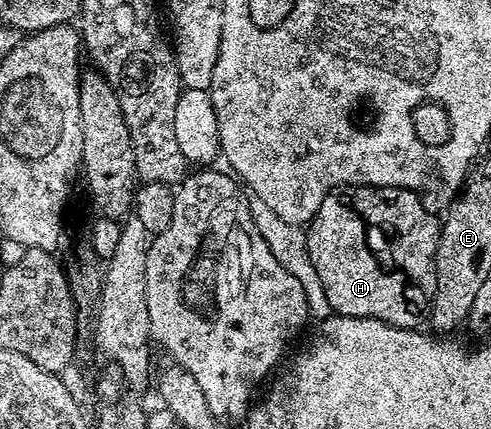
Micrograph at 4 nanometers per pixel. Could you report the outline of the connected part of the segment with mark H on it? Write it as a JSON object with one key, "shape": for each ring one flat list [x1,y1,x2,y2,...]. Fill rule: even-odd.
{"shape":[[330,193,325,198,323,205,319,205,315,217,307,224,305,231,307,253,311,257,311,265,315,265,315,274,319,276,319,282,323,284,323,293,327,293,330,312,347,317,383,321,392,327,416,328,418,326,417,311,413,308,412,301,409,300,411,291,407,286,406,278,397,269,384,271,377,264,377,259,373,256,368,241,365,240,366,223,352,210,342,196,340,199,337,195,340,194]]}

